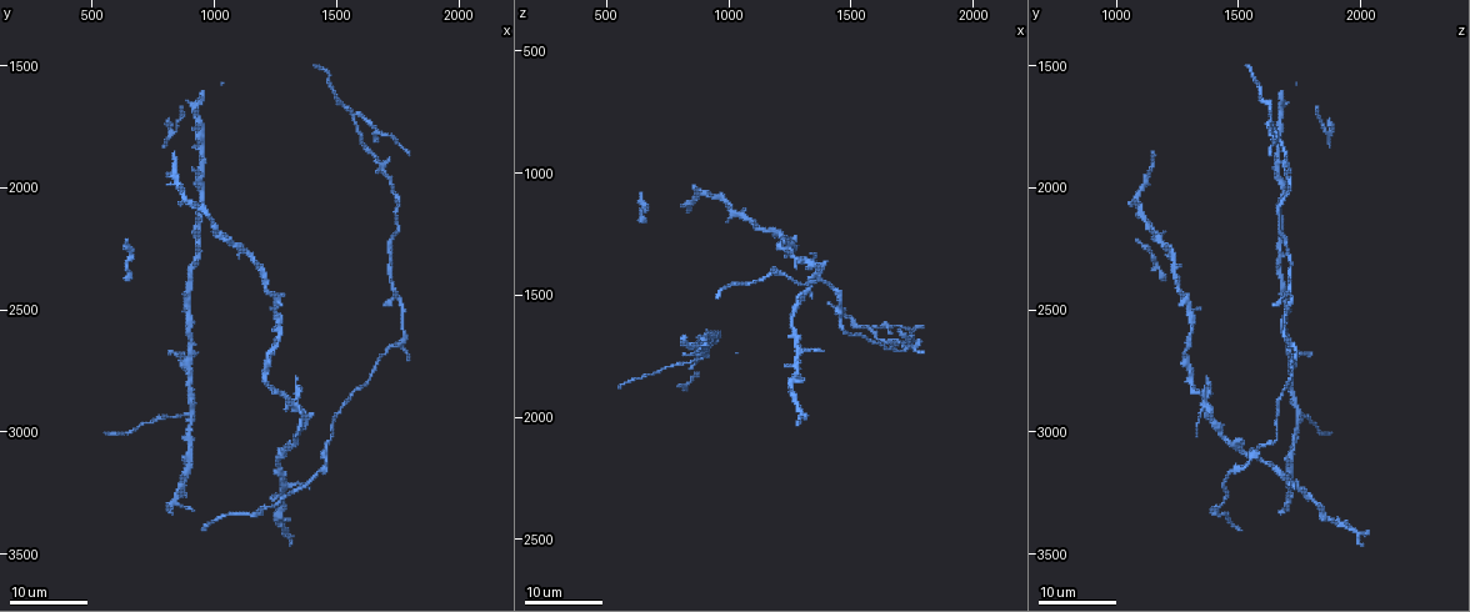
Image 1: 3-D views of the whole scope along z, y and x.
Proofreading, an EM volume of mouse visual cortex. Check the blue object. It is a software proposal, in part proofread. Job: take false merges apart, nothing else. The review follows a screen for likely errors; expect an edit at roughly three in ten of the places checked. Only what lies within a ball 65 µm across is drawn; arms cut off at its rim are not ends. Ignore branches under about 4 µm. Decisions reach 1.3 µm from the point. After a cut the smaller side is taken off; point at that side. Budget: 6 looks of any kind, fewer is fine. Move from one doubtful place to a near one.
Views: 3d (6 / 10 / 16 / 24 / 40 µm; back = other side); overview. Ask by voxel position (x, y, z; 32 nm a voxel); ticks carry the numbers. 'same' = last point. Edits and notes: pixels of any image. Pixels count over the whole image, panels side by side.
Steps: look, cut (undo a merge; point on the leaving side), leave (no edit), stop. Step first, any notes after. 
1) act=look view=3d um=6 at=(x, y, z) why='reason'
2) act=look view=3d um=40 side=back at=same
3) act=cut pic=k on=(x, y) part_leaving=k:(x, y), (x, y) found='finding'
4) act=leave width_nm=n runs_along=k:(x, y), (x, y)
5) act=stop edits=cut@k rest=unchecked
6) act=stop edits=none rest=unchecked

act=look view=3d um=24 at=(1480, 3020, 1650) why='thick turns thin'

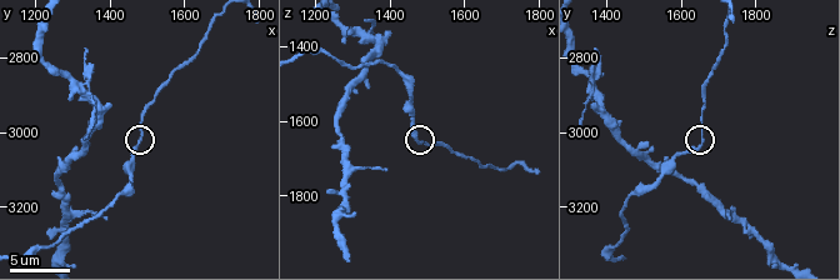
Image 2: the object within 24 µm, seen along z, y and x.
act=look view=3d um=6 at=(1480, 3030, 1660)

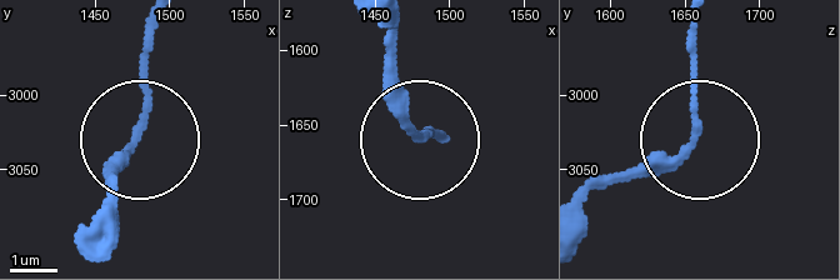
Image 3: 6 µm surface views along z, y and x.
act=leave runs_along=3:(105, 208), (149, 89), (149, 29) found='all the same neuron'

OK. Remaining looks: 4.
act=look view=3d um=24 at=(900, 2920, 1760) why='small branch off a trunk'

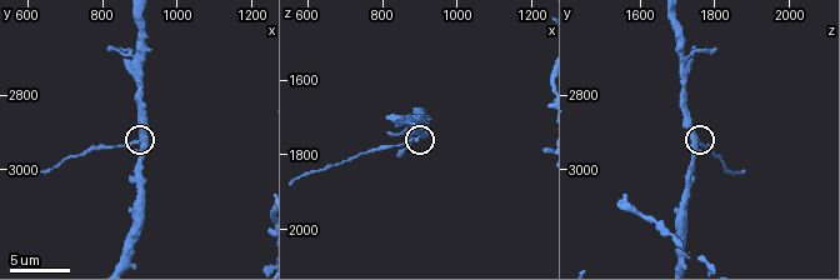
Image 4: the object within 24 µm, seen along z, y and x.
act=look view=3d um=10 at=(900, 2920, 1760)

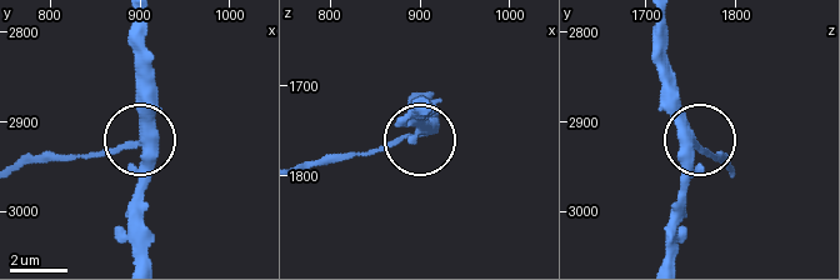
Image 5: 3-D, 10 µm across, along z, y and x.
act=leave width_nm=360 found='continuous, no second neuron'

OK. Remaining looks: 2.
act=look view=3d um=16 at=(1320, 2870, 1370) why='four or more arms meet'

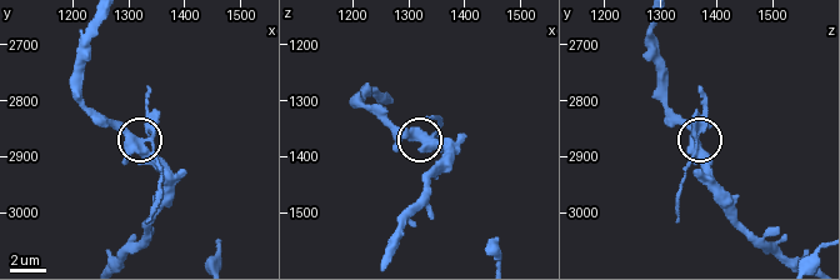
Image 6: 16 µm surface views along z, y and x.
act=look view=3d um=16 side=back at=(1325, 2870, 1360)

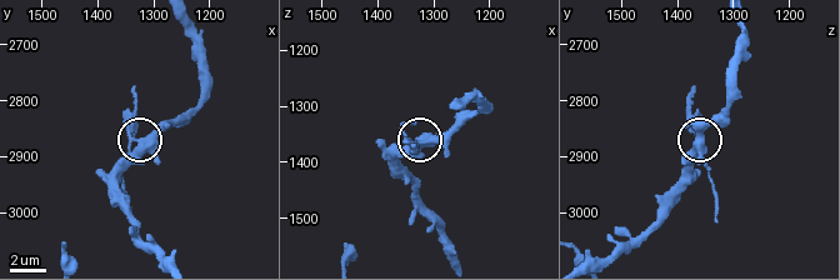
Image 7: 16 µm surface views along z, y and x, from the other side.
act=leave width_nm=410 found='one neuron here'

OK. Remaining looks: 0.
act=stop edits=none rest=unchecked

